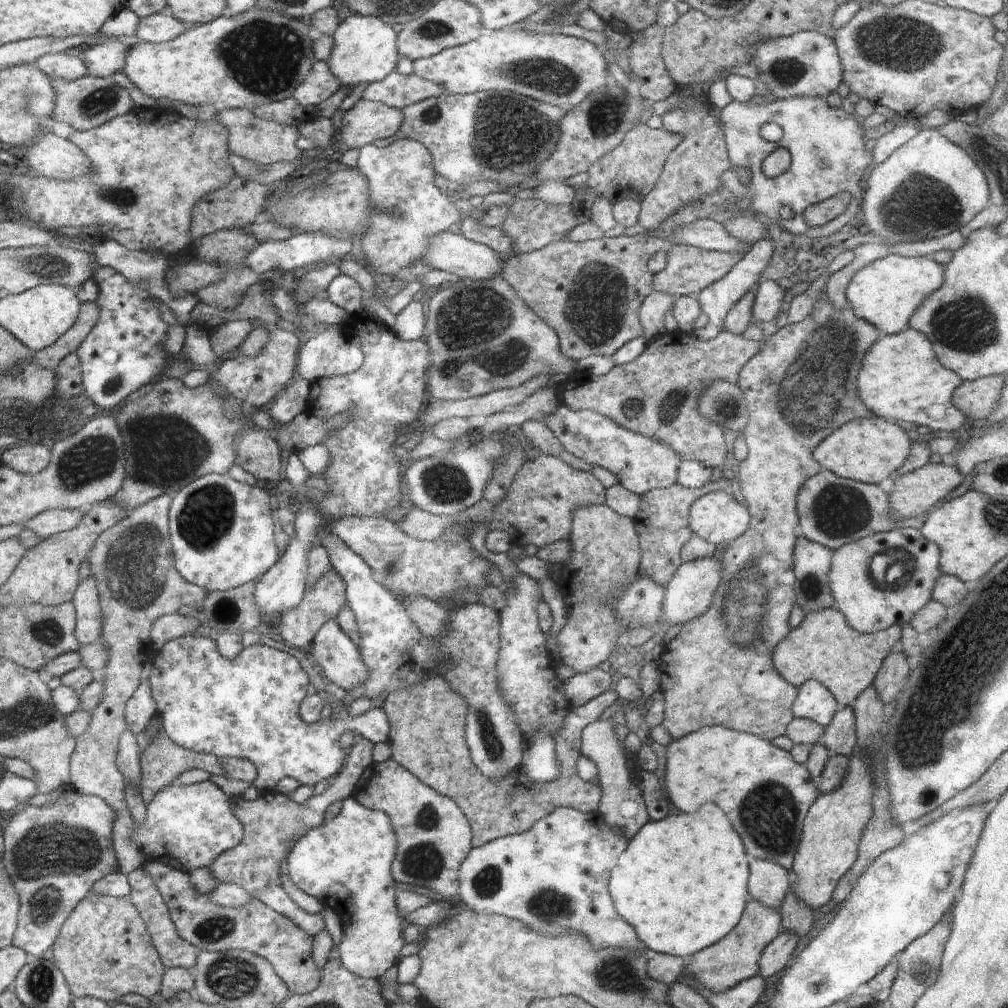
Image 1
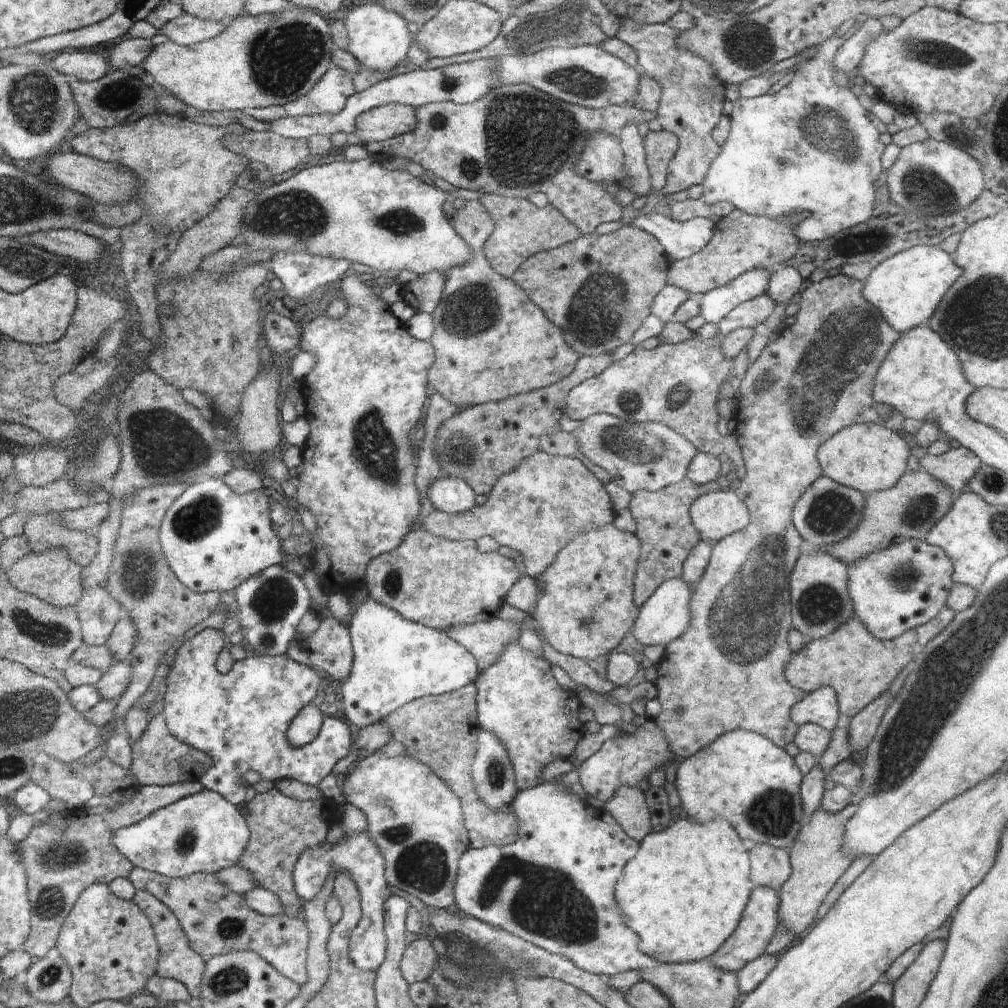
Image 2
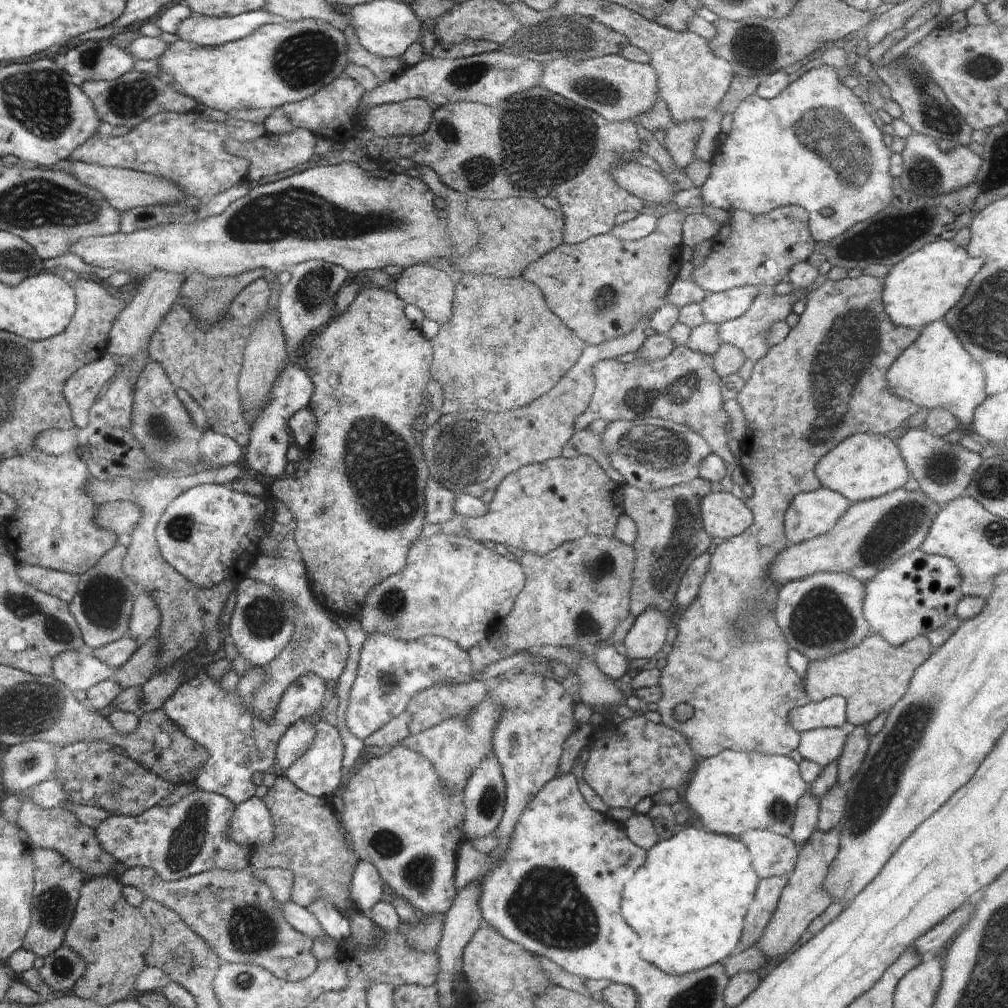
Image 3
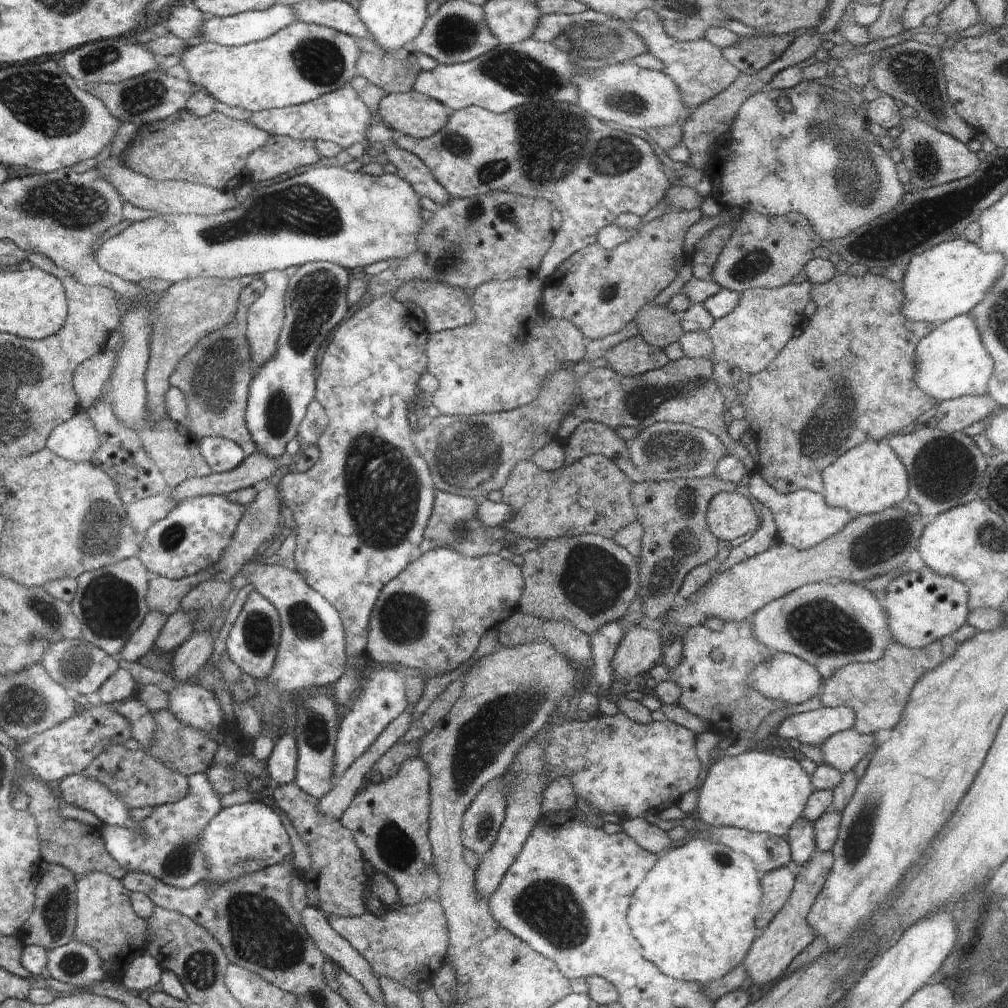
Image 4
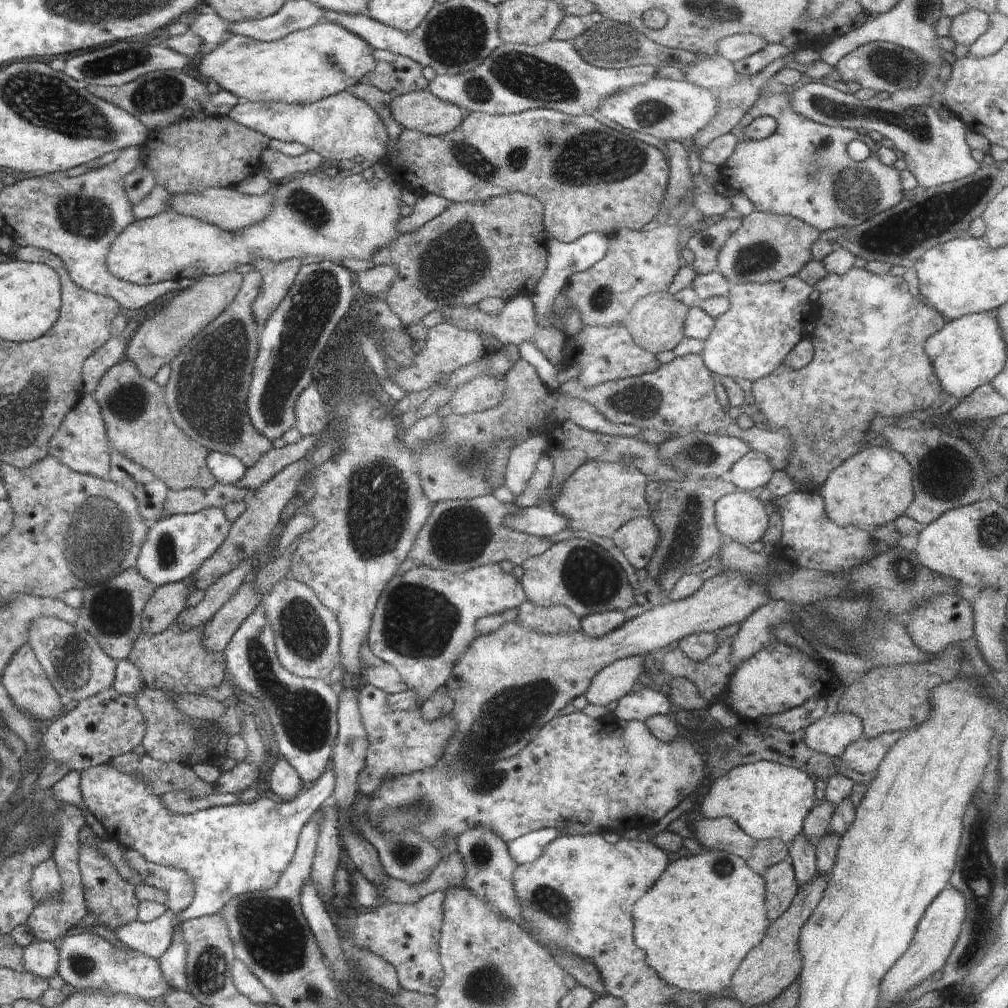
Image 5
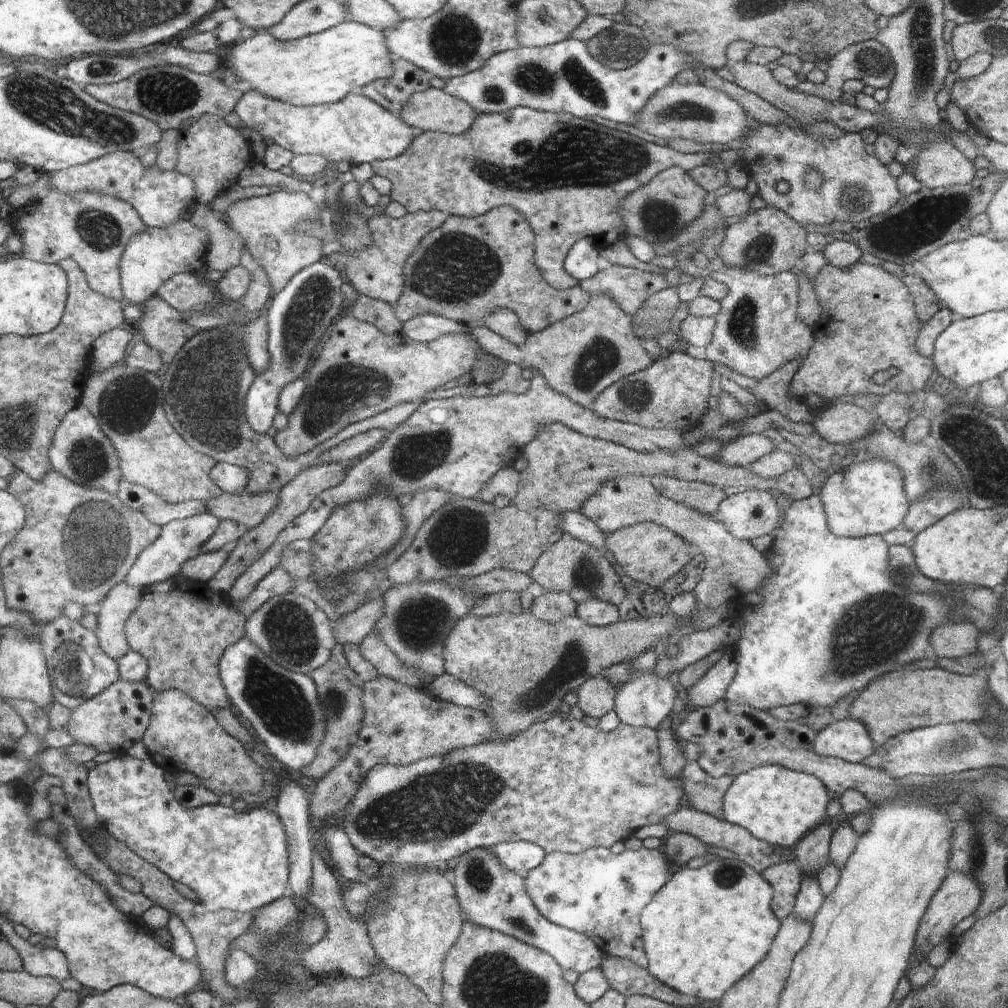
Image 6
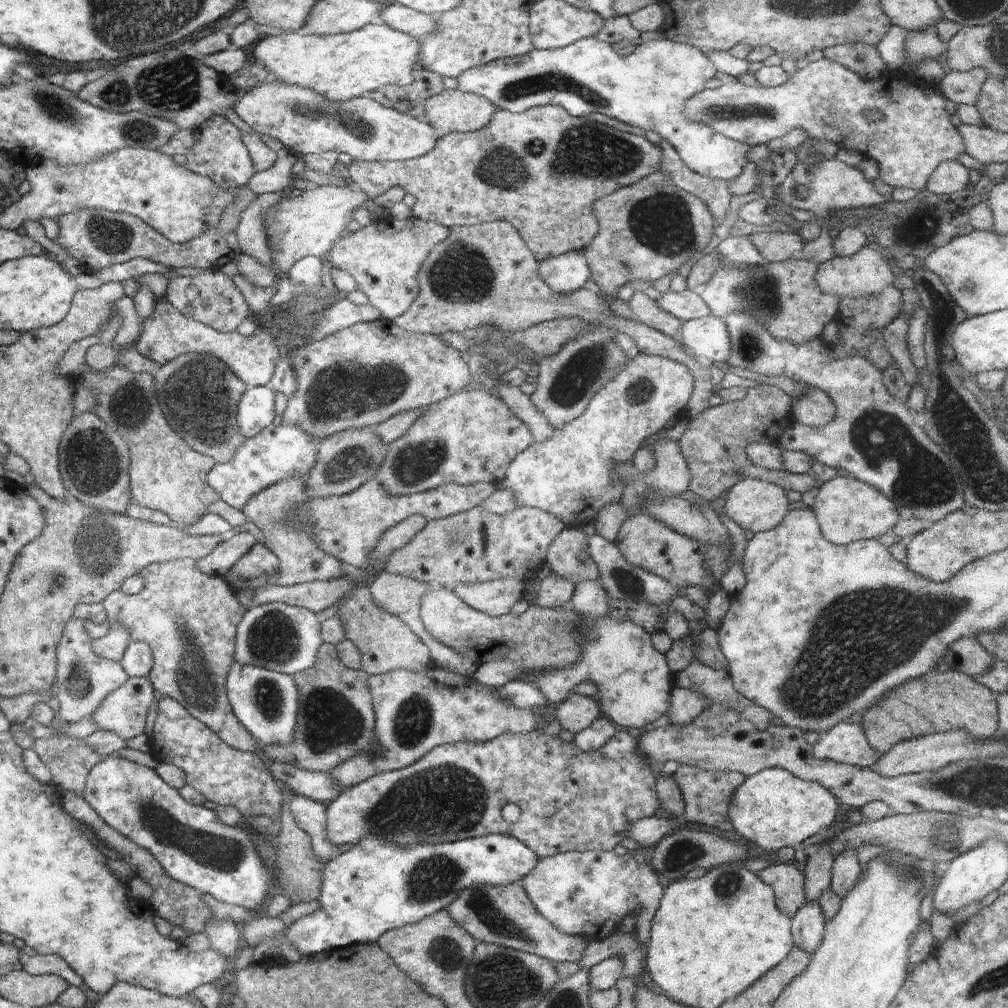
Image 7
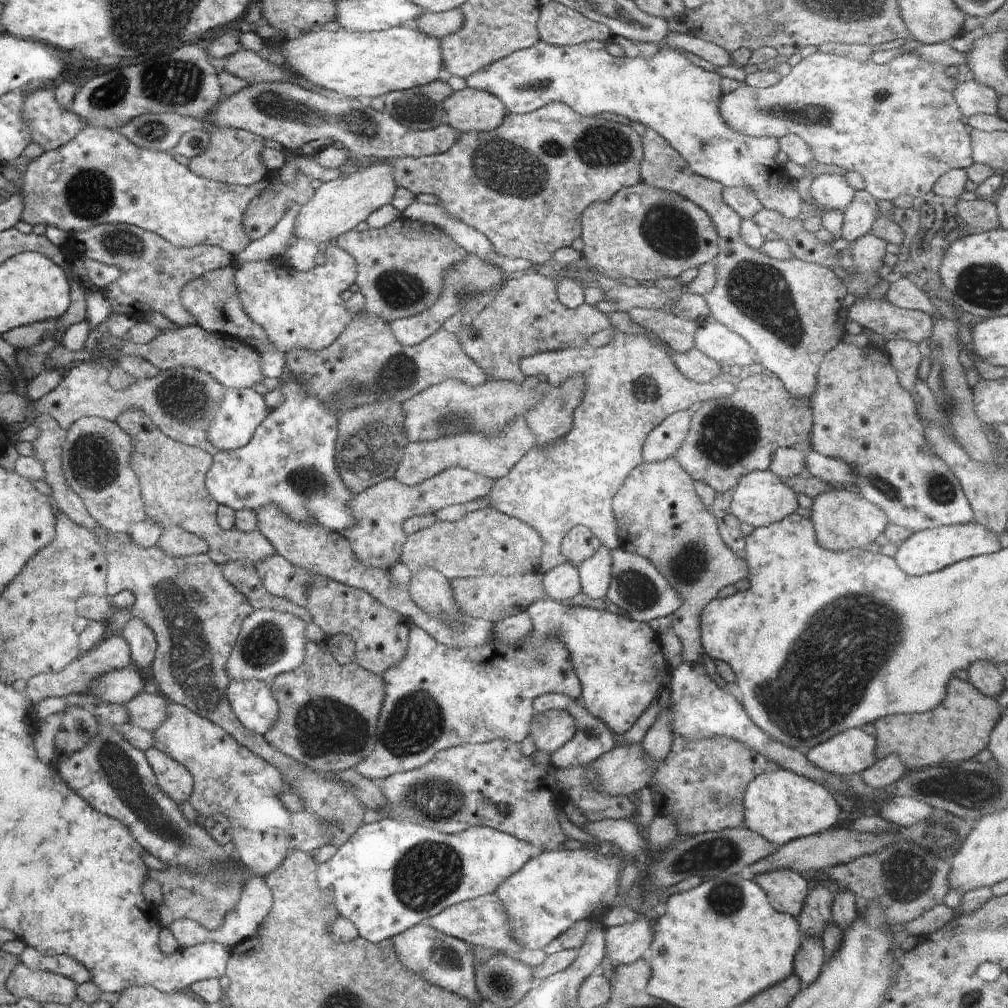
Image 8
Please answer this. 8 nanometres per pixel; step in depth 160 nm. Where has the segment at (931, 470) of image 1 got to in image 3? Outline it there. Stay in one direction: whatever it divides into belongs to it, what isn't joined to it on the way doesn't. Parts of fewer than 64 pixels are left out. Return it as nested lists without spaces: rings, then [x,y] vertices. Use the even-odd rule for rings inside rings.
[[[920,488],[908,491],[894,489],[879,497],[851,503],[837,523],[822,536],[803,543],[790,544],[776,559],[768,576],[781,586],[815,572],[848,573],[861,583],[870,580],[901,556],[920,549],[940,506],[929,499]]]

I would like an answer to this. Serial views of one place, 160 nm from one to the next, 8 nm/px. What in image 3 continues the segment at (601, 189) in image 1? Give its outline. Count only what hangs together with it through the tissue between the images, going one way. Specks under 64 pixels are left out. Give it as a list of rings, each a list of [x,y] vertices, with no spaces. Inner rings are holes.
[[[698,122],[666,124],[663,147],[672,158],[672,172],[683,170],[693,160],[695,140],[701,127]]]

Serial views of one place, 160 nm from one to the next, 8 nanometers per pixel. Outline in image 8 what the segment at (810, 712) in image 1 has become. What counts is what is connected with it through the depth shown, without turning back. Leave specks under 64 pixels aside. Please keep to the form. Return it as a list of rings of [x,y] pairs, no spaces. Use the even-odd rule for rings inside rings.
[[[861,728],[845,730],[813,746],[807,759],[820,770],[836,776],[861,773],[876,761],[877,739]]]

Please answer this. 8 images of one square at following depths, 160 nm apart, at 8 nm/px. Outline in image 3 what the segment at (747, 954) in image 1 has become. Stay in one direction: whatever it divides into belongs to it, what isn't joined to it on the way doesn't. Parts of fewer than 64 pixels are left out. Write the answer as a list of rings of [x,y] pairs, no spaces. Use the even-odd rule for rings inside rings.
[[[787,876],[759,879],[754,900],[744,917],[744,928],[740,940],[743,943],[743,949],[756,945],[759,941],[768,921],[774,914],[786,883]]]

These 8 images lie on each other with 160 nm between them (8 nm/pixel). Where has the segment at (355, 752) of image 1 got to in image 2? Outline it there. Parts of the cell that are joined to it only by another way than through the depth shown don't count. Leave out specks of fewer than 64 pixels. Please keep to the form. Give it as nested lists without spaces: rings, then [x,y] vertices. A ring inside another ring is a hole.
[[[274,786],[265,793],[256,793],[250,802],[245,803],[245,808],[245,820],[248,822],[252,838],[236,865],[248,869],[260,887],[274,893],[282,903],[286,915],[302,918],[304,900],[298,896],[294,888],[294,863],[307,848],[326,842],[326,834],[335,822],[336,803],[326,797],[299,801],[287,797]]]

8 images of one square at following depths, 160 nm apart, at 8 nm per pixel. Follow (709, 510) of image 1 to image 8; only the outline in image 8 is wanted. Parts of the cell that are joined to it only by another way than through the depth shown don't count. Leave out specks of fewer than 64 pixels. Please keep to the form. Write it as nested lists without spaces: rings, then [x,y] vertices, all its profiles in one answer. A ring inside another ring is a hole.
[[[770,470],[756,471],[743,476],[732,491],[730,513],[741,523],[745,522],[755,528],[780,522],[789,514],[796,513],[796,509],[799,507],[798,494]]]

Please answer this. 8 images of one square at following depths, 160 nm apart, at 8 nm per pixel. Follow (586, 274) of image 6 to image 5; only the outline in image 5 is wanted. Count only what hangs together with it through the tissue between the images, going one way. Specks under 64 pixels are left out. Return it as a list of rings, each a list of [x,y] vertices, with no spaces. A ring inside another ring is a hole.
[[[588,232],[570,243],[558,242],[558,240],[552,239],[548,241],[545,270],[542,278],[537,283],[535,291],[530,295],[536,312],[536,322],[540,326],[544,326],[544,328],[554,326],[548,316],[552,314],[553,304],[559,294],[562,293],[568,278],[576,272],[582,272],[588,270],[590,266],[594,266],[596,262],[599,262],[604,257],[606,250],[608,250],[608,236],[600,232]]]

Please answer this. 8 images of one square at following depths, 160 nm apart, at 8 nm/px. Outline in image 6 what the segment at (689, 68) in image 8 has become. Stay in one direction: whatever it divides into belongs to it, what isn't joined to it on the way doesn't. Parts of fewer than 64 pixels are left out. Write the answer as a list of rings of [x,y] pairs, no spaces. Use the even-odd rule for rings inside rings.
[[[566,37],[556,44],[542,48],[518,45],[516,48],[496,53],[481,69],[450,79],[442,90],[465,100],[476,113],[503,113],[511,108],[530,107],[539,111],[568,112],[572,116],[590,118],[590,120],[600,116],[612,122],[634,126],[637,112],[642,110],[650,96],[674,81],[675,76],[681,70],[688,68],[687,62],[690,59],[702,65],[673,44],[649,44],[646,54],[635,65],[627,69],[616,70],[598,62],[589,53],[585,42]]]

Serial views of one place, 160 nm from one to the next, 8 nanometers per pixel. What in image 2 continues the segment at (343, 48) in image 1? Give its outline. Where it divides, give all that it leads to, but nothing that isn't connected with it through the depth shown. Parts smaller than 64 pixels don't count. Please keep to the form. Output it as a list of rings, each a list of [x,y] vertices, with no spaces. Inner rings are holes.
[[[380,3],[355,4],[343,20],[347,32],[347,47],[345,48],[359,62],[358,72],[372,70],[384,72],[400,65],[409,54],[412,38],[408,32],[408,24],[400,13],[386,10]]]

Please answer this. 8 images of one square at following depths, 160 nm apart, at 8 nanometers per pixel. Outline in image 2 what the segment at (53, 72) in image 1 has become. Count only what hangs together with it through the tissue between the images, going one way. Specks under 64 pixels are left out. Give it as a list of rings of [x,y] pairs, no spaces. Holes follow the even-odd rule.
[[[103,48],[77,50],[68,54],[62,52],[60,56],[54,58],[52,64],[71,79],[76,78],[86,82],[101,79],[108,71],[113,70]]]

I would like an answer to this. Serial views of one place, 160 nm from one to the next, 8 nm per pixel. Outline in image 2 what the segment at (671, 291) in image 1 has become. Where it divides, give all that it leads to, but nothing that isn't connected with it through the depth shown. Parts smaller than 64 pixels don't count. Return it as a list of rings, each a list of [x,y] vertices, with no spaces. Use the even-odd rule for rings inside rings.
[[[734,209],[714,224],[710,242],[696,254],[674,261],[668,269],[666,282],[687,294],[704,294],[728,284],[740,273],[751,268],[774,270],[792,258],[800,245],[796,228],[804,222],[807,212],[796,212],[786,217],[763,217]]]

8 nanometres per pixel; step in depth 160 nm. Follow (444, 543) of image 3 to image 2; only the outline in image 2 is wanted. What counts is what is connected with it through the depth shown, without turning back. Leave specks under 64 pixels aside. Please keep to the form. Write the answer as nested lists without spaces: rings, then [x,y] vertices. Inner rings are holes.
[[[410,529],[405,535],[406,540],[402,539],[402,544],[393,548],[390,552],[375,556],[376,560],[374,560],[374,564],[370,564],[370,568],[366,569],[364,580],[365,587],[368,588],[370,597],[374,597],[378,602],[381,602],[390,608],[396,609],[396,612],[399,612],[404,618],[407,618],[412,622],[417,622],[442,632],[445,632],[450,625],[458,623],[470,624],[473,622],[485,621],[497,616],[500,602],[505,600],[510,588],[512,588],[512,585],[519,579],[518,576],[520,576],[517,572],[513,559],[506,558],[497,552],[483,553],[481,549],[477,547],[477,543],[473,540],[448,540],[442,537],[435,537],[433,534],[430,534],[422,529]]]

